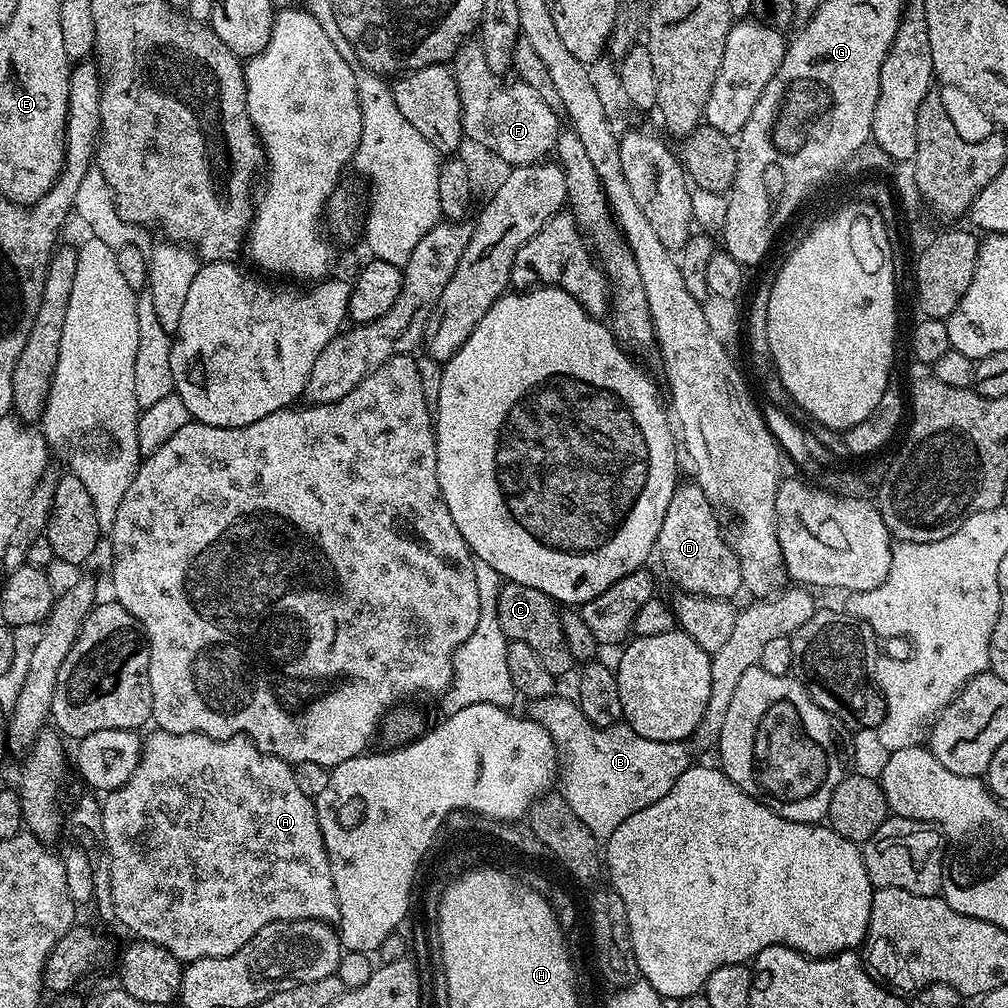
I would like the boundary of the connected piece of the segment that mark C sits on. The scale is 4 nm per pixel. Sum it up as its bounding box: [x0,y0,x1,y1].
[498,583,574,678]

